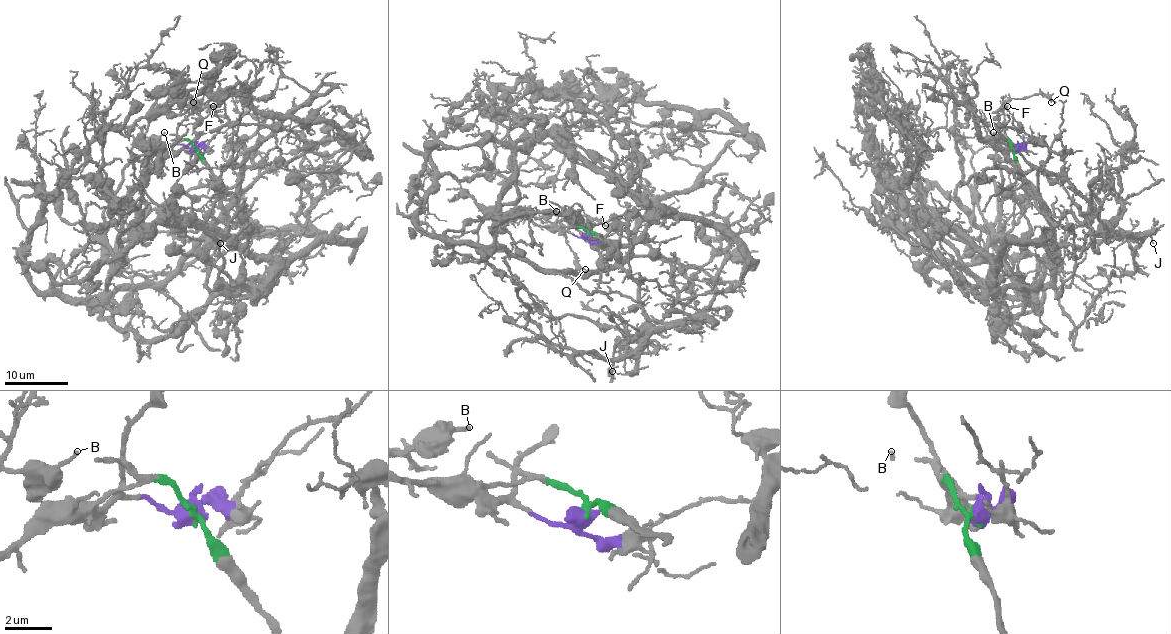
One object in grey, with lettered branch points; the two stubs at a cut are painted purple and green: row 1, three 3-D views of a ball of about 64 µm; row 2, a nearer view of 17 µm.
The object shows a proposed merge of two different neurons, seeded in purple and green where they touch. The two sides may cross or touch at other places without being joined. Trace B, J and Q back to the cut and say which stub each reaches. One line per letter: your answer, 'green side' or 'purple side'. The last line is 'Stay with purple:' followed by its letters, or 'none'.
B: purple side
J: green side
Q: purple side
Stay with purple: B, Q

